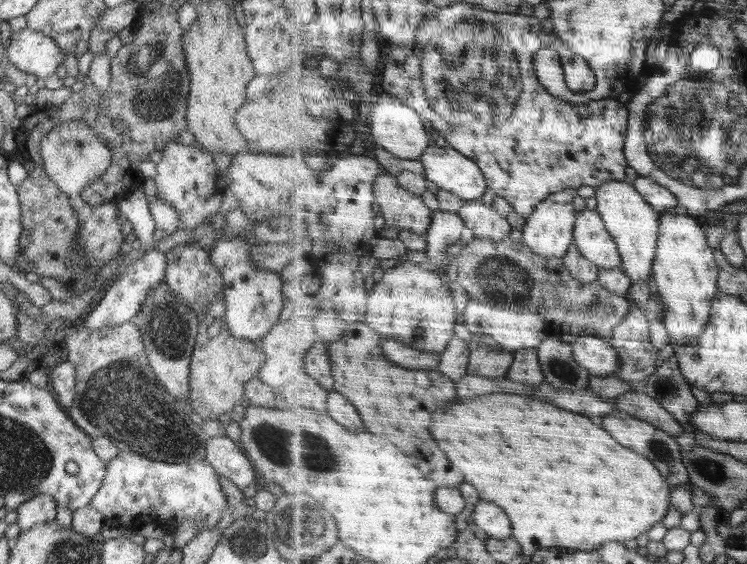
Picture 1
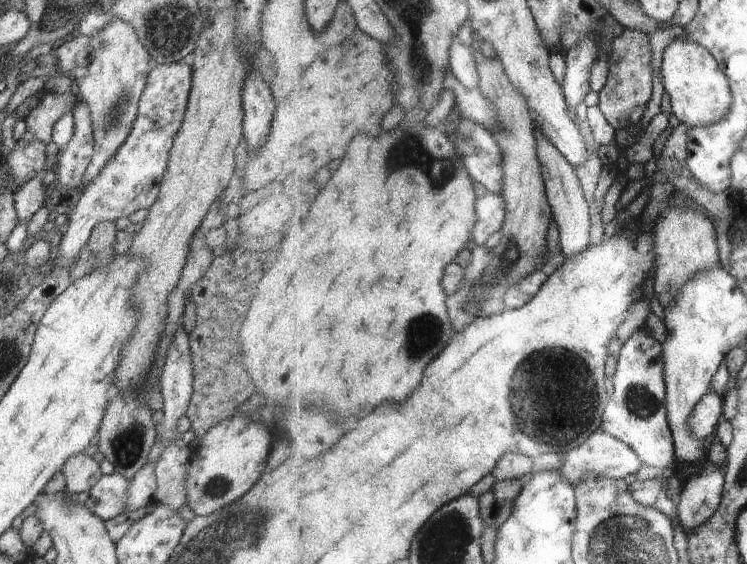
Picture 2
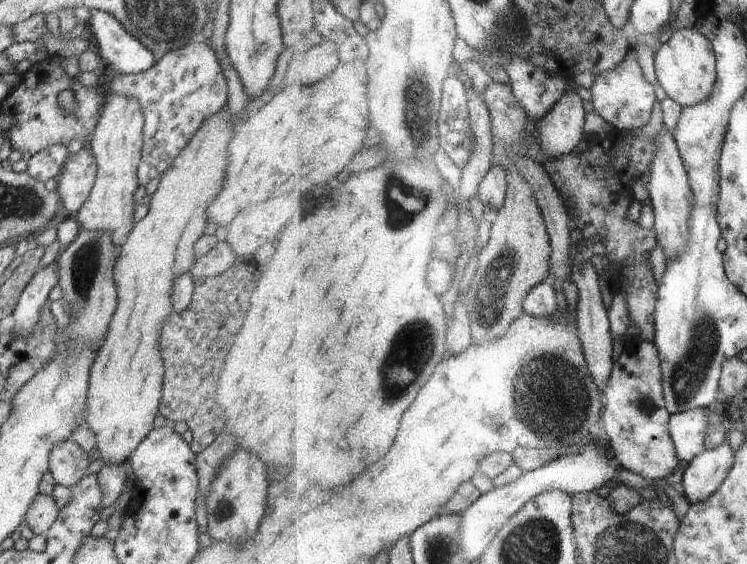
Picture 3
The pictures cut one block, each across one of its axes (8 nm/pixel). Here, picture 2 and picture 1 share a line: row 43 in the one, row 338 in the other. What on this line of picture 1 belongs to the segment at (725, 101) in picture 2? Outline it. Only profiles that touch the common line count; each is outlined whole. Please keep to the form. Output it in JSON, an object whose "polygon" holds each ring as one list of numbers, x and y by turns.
{"polygon":[[683,208,662,214,661,222,654,272,658,297,665,306,665,325,676,349,688,345,696,350,694,344,698,344,702,333,706,331,712,319,714,299,720,293,721,268,715,255,716,249,709,243,704,221]]}

